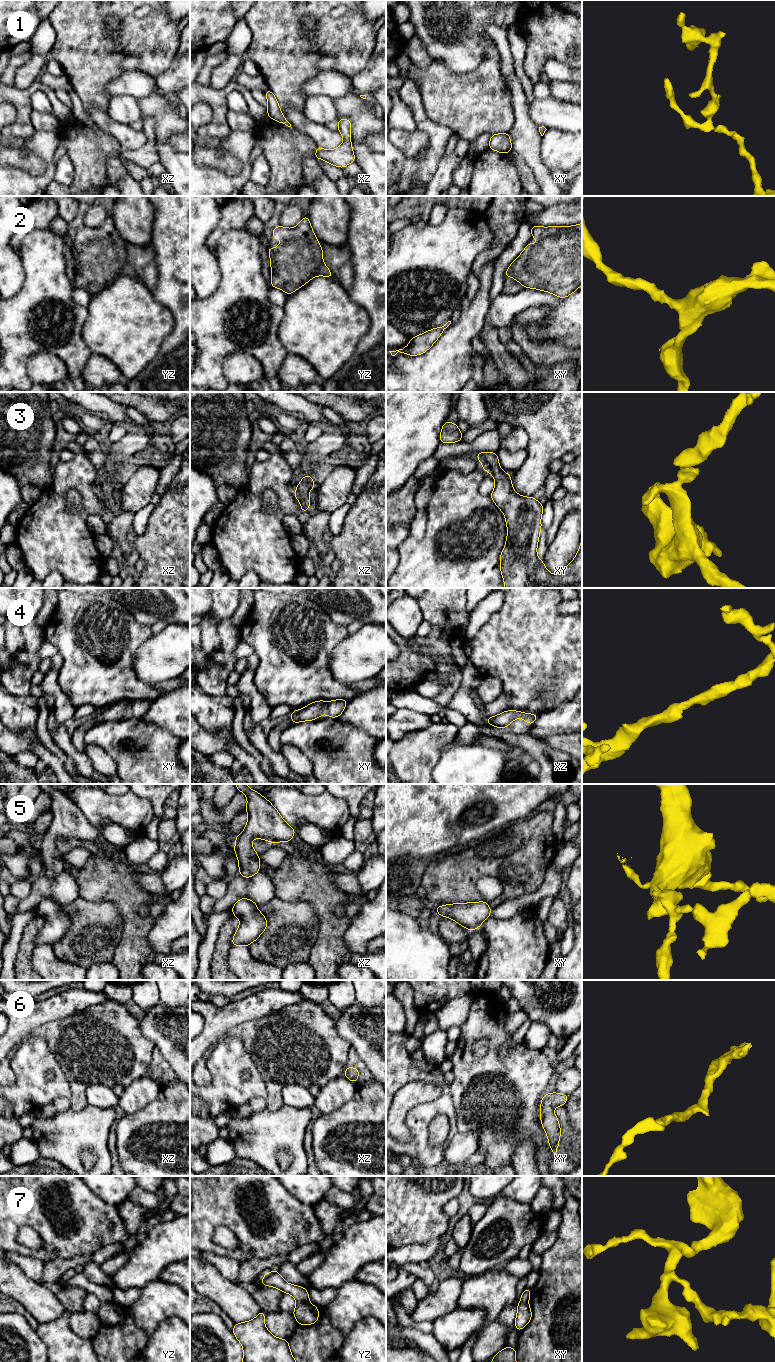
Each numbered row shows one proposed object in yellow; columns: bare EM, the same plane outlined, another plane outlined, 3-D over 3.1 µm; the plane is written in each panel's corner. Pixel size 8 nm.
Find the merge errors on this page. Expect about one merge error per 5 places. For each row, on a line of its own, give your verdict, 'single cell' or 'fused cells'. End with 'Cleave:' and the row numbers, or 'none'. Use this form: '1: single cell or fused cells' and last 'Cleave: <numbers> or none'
1: single cell
2: single cell
3: single cell
4: single cell
5: single cell
6: single cell
7: fused cells
Cleave: 7

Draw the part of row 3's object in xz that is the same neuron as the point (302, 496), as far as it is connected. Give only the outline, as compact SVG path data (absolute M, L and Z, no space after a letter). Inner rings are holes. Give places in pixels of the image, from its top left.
M305 475L302 480L298 483L295 490L295 497L300 502L301 510L303 512L308 512L308 507L311 502L309 499L309 491L315 488L312 476Z

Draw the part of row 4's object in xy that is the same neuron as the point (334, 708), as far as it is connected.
M340 698L333 701L315 701L305 706L301 710L294 710L290 717L292 724L303 721L312 721L318 719L322 714L328 717L337 718L346 708L347 701Z

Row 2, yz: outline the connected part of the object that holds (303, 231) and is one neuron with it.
M308 216L294 228L285 228L281 225L272 231L272 237L283 241L274 249L268 246L271 265L271 286L282 289L287 295L305 285L315 276L333 278L332 273L323 262L323 250L310 225Z

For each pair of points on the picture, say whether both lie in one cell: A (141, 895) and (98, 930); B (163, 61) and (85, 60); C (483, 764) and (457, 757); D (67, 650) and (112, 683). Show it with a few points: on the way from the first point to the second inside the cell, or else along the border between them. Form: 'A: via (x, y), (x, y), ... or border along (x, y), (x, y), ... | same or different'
A: border along (99, 901), (116, 906), (122, 935) | different
B: via (147, 39), (119, 11), (107, 11), (87, 31) | same
C: via (477, 764), (463, 763) | same
D: via (78, 650), (101, 672) | same

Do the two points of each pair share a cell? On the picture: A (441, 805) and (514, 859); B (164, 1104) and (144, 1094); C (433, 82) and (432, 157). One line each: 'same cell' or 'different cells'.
A: different cells
B: different cells
C: different cells

